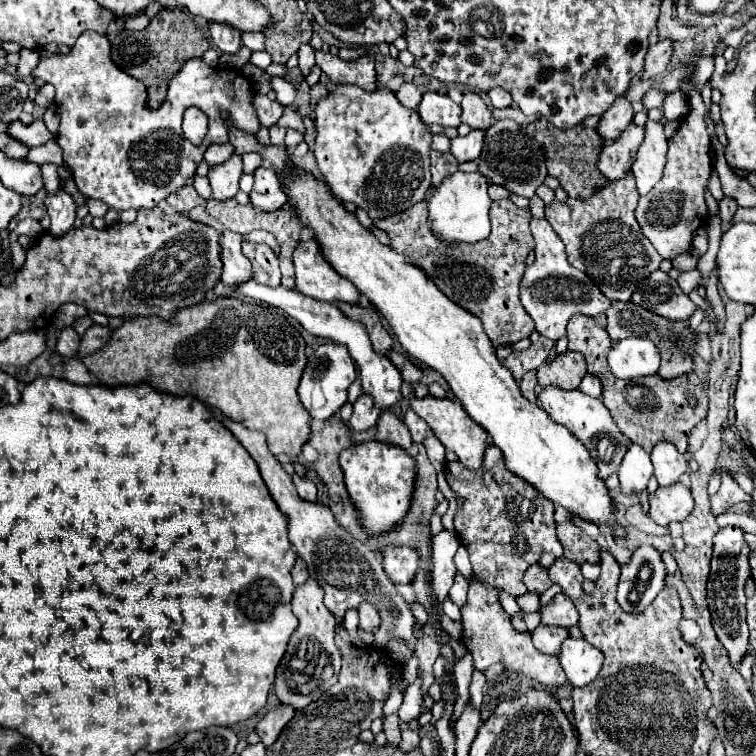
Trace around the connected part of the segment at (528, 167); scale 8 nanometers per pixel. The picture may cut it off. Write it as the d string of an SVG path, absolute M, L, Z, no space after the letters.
M498 120L494 126L486 130L486 140L482 154L478 158L480 172L492 180L492 184L506 186L512 194L532 198L536 188L544 184L546 164L544 164L544 152L540 144L524 132L522 126L518 126L514 120Z

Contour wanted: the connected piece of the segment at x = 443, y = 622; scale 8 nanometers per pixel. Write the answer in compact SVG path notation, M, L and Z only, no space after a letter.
M443 612L440 613L440 625L442 629L448 633L452 634L452 638L460 639L463 636L462 620L453 621L448 618Z

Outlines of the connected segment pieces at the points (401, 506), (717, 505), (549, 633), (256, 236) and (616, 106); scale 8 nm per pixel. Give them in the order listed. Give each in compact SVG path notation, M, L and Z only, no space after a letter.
M362 442L346 448L340 454L340 466L346 478L348 494L358 510L358 516L368 534L386 532L402 520L402 516L410 508L416 464L408 452L400 452L400 448L392 448L390 444L380 442Z
M722 468L722 484L720 484L720 490L710 498L712 502L712 512L718 516L722 512L726 512L730 506L742 502L742 500L748 500L750 496L734 482L732 478L732 472L728 468Z
M540 624L534 632L532 632L532 642L534 646L544 652L544 654L560 654L560 646L562 642L568 638L568 628L562 626L546 626Z
M252 230L252 232L248 232L248 234L244 234L244 240L248 240L248 242L260 243L260 244L268 244L276 254L278 254L278 250L280 248L276 248L276 240L272 240L272 234L268 234L268 232L260 232L260 230Z
M624 96L616 98L612 108L608 108L608 112L604 112L602 118L600 118L600 124L598 124L600 136L608 142L616 140L628 128L632 118L634 118L632 104Z

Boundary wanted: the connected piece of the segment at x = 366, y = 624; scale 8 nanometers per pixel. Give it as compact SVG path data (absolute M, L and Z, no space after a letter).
M362 602L358 612L360 612L360 628L362 630L376 630L380 626L380 614L374 604Z

